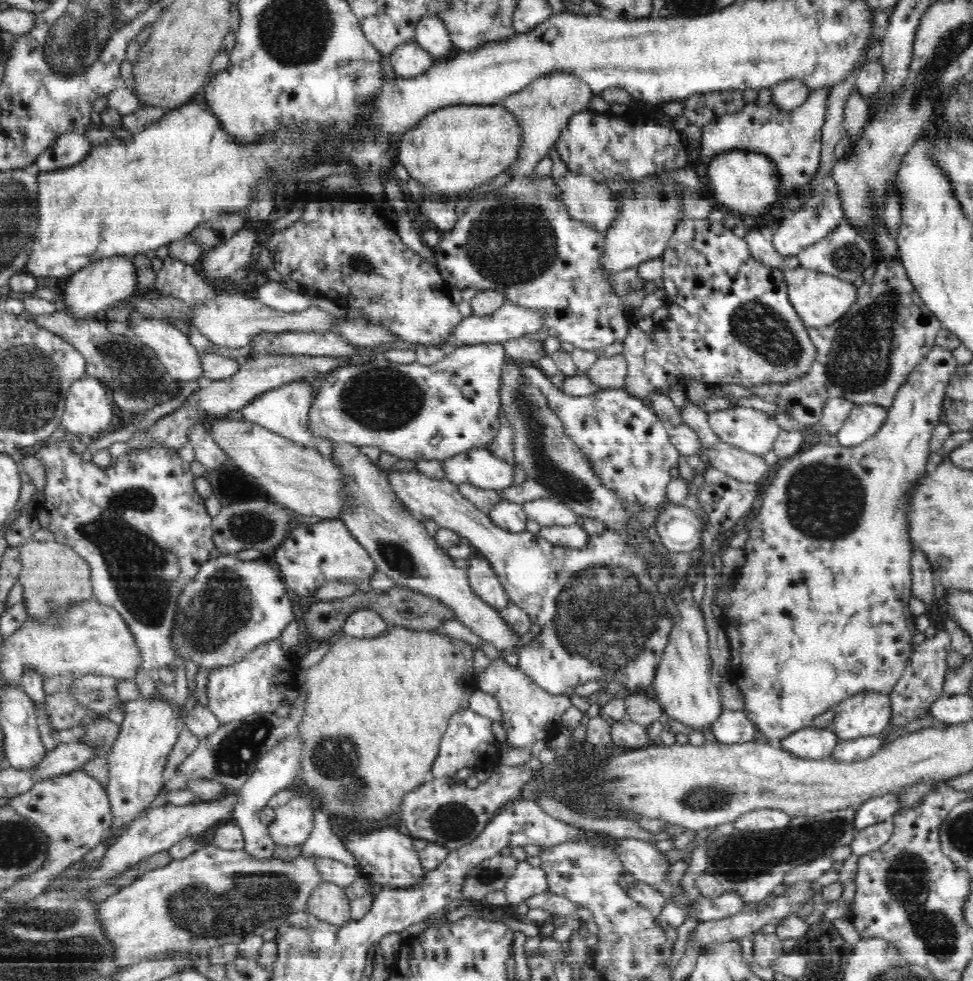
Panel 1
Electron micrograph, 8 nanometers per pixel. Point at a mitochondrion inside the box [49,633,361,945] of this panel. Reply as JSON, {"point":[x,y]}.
{"point":[227,910]}

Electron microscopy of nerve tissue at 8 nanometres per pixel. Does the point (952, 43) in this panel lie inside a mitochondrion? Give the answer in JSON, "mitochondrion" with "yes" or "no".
{"mitochondrion":"yes"}

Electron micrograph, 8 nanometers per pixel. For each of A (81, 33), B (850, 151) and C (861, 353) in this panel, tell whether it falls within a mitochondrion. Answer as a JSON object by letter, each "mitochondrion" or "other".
{"A":"mitochondrion","B":"other","C":"mitochondrion"}

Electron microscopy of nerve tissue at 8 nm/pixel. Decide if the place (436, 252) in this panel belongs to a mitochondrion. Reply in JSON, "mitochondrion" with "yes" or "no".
{"mitochondrion":"no"}

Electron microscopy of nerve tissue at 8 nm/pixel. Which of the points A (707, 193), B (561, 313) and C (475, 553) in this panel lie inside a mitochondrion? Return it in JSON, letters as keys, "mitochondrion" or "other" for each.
{"A":"other","B":"other","C":"other"}

